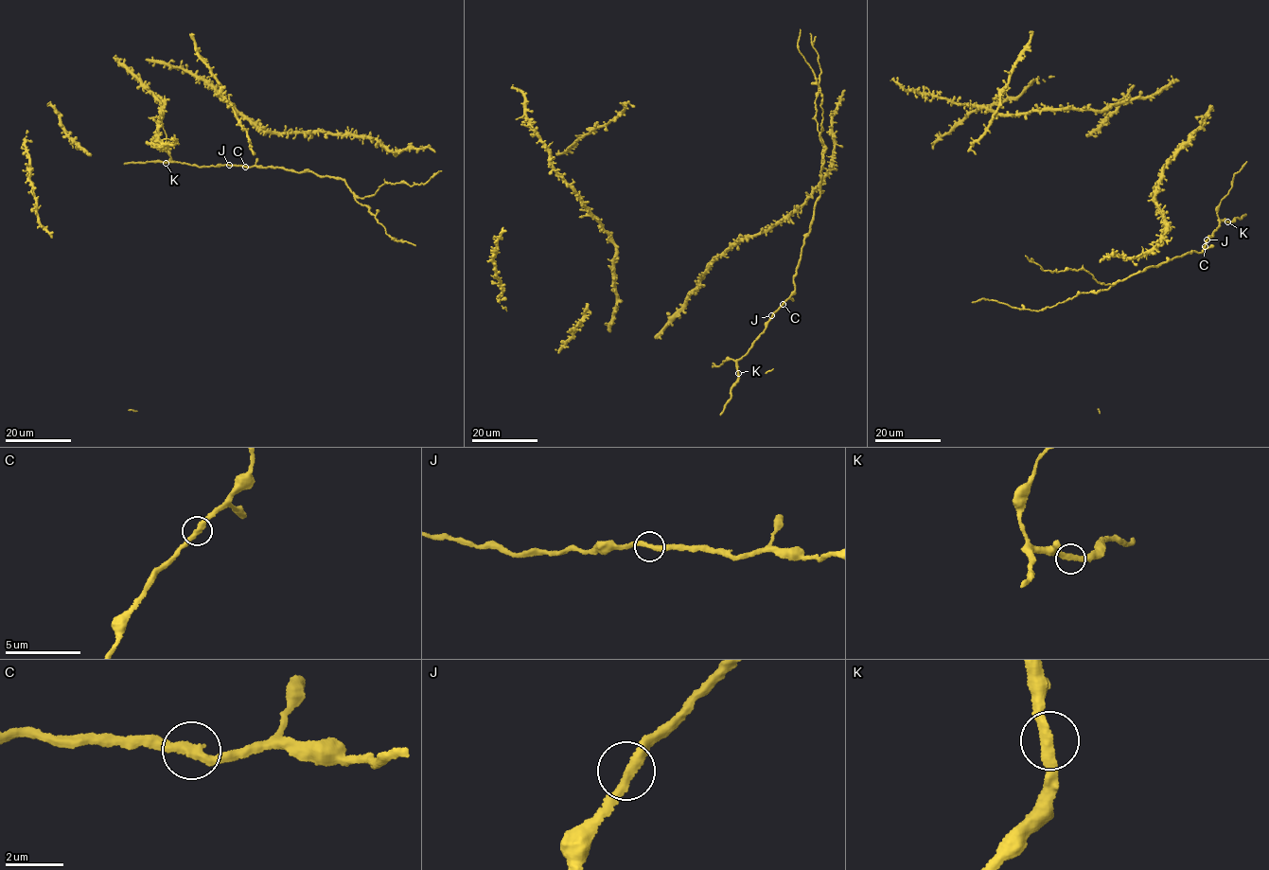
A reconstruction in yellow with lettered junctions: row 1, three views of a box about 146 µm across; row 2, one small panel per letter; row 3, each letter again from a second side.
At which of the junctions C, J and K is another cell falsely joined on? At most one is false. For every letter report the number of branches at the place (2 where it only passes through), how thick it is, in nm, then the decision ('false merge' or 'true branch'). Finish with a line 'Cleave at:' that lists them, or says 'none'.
C: 2 | 360 nm | true branch
J: 2 | 320 nm | true branch
K: 2 | 320 nm | true branch
Cleave at: none

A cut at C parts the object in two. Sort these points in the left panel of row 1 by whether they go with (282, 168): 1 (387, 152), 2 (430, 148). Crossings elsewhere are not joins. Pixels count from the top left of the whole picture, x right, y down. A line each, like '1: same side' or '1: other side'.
1: other side
2: other side

